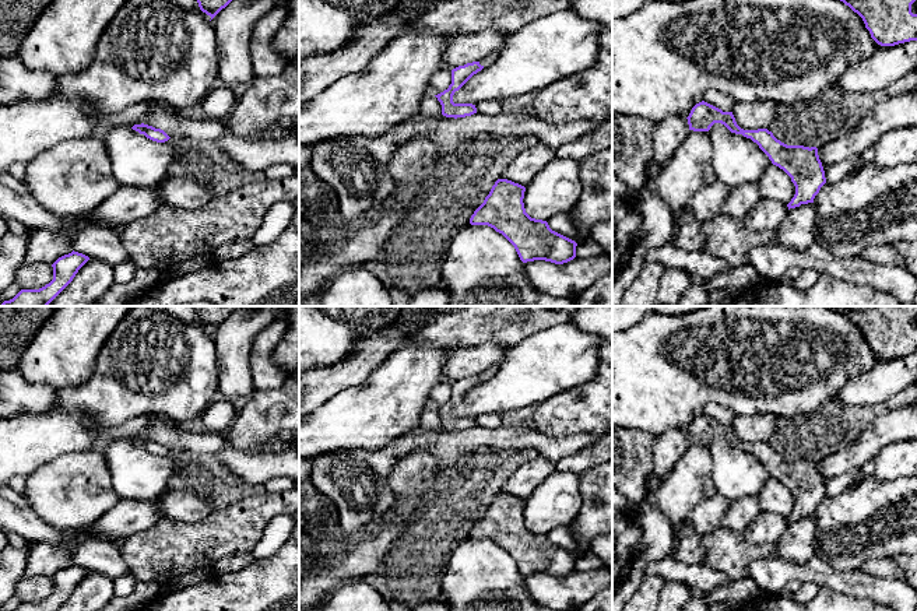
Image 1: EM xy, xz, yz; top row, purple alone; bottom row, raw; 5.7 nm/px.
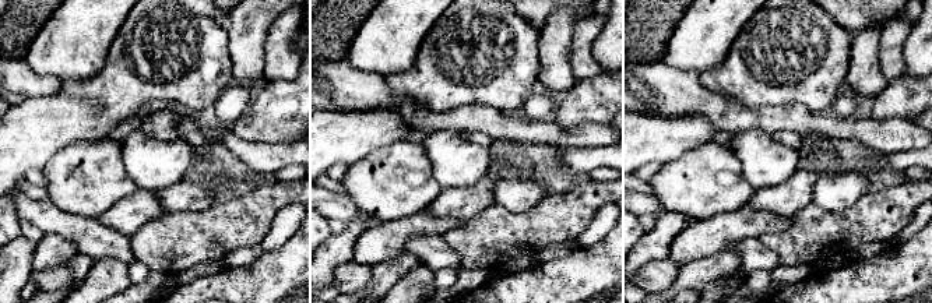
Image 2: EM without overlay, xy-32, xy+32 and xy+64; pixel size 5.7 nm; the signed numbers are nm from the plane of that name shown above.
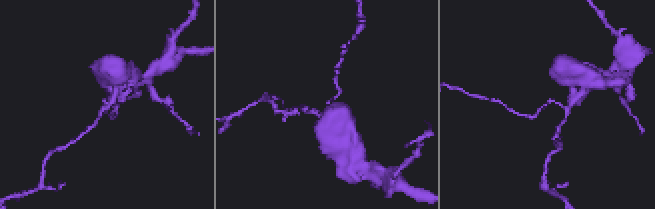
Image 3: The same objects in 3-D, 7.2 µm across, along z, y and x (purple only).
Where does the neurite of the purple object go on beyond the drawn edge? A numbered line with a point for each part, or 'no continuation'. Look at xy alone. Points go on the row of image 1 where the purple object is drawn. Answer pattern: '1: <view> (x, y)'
no continuation

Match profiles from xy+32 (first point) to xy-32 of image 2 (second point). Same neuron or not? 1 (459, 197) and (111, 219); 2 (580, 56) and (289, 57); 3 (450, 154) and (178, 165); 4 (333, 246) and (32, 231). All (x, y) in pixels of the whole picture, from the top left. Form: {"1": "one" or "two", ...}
{"1": "one", "2": "one", "3": "one", "4": "two"}

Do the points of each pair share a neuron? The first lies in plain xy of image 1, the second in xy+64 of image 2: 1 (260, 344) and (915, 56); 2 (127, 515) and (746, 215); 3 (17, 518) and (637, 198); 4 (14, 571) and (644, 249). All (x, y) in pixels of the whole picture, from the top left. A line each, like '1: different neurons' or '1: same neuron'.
1: different neurons
2: different neurons
3: same neuron
4: same neuron

